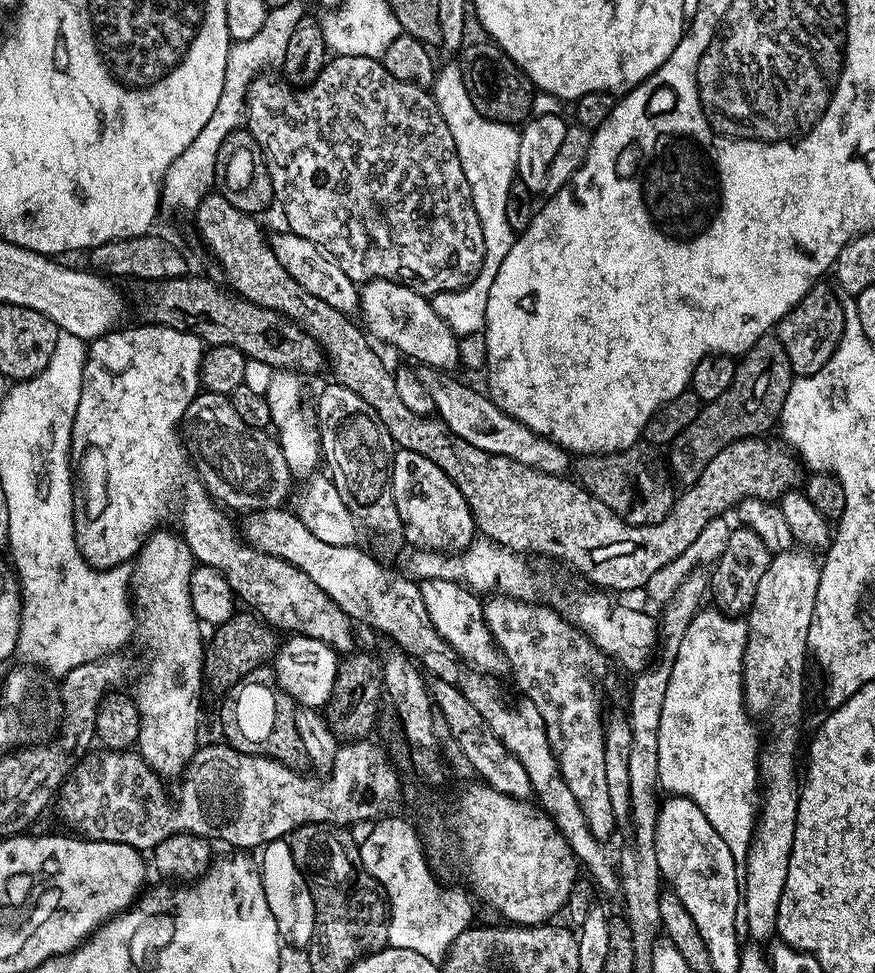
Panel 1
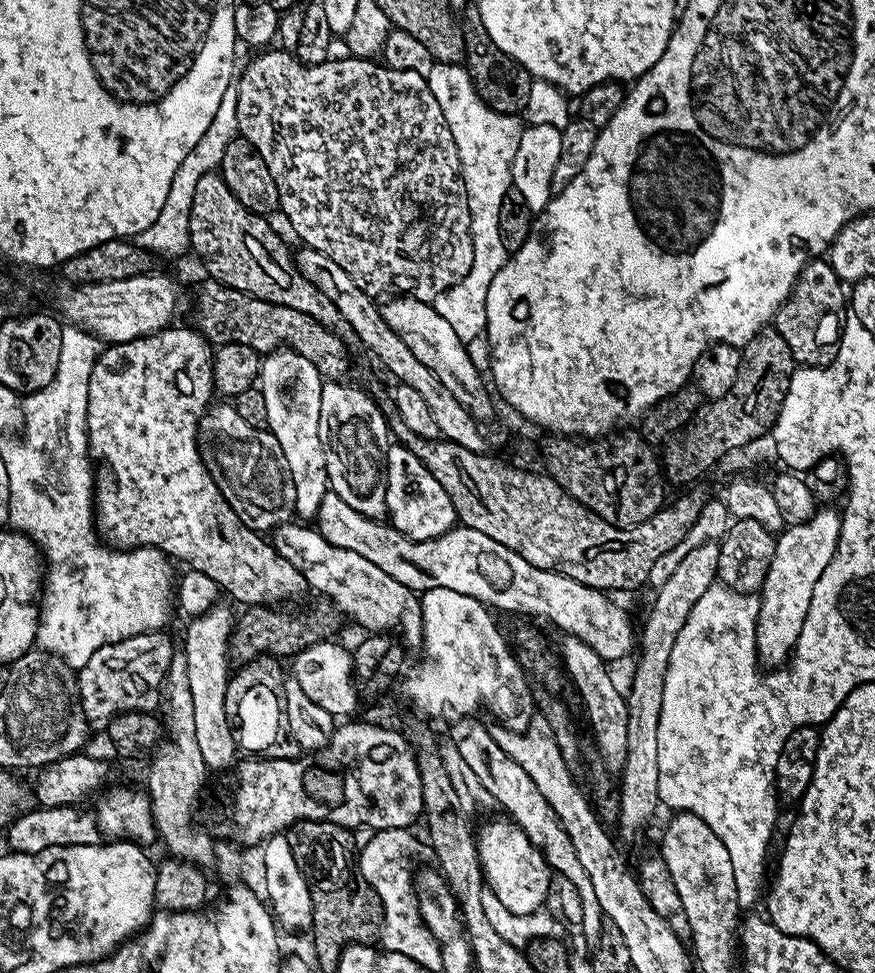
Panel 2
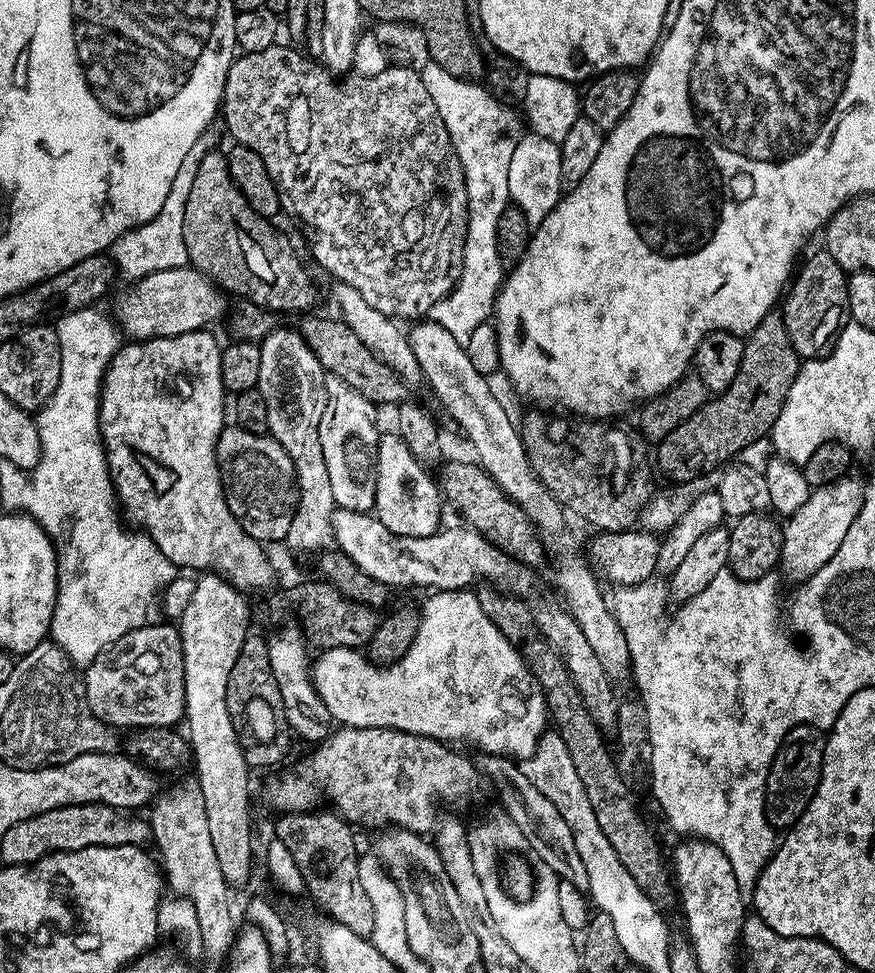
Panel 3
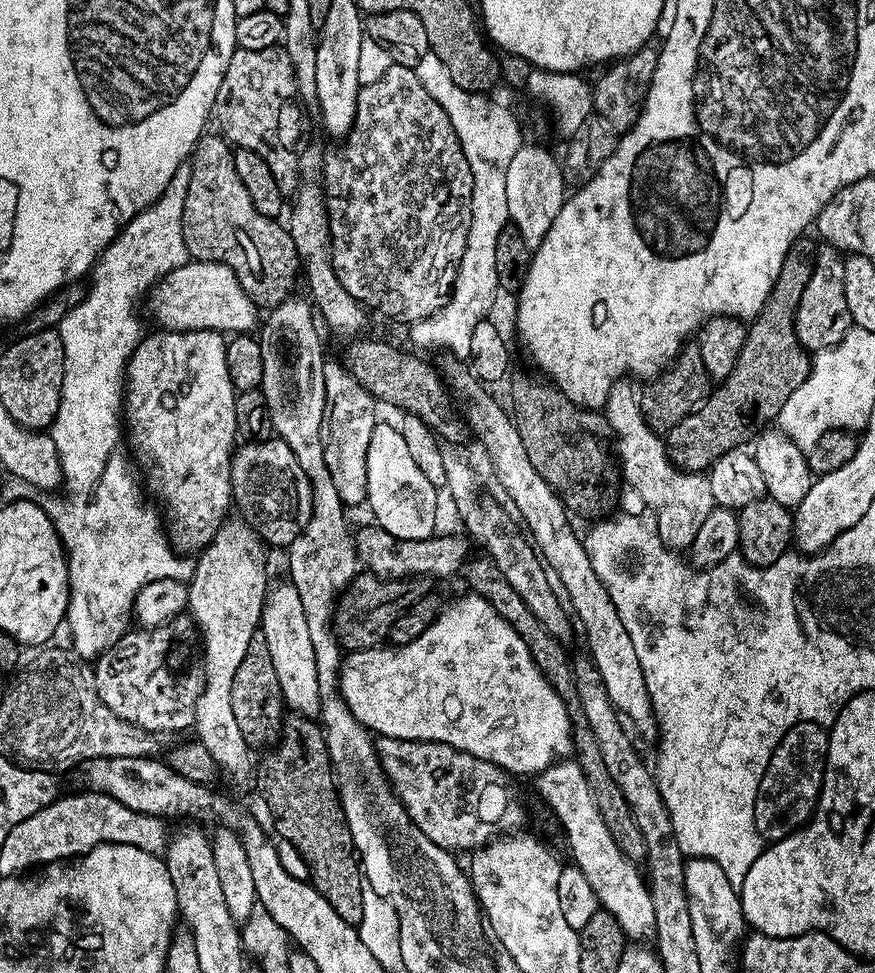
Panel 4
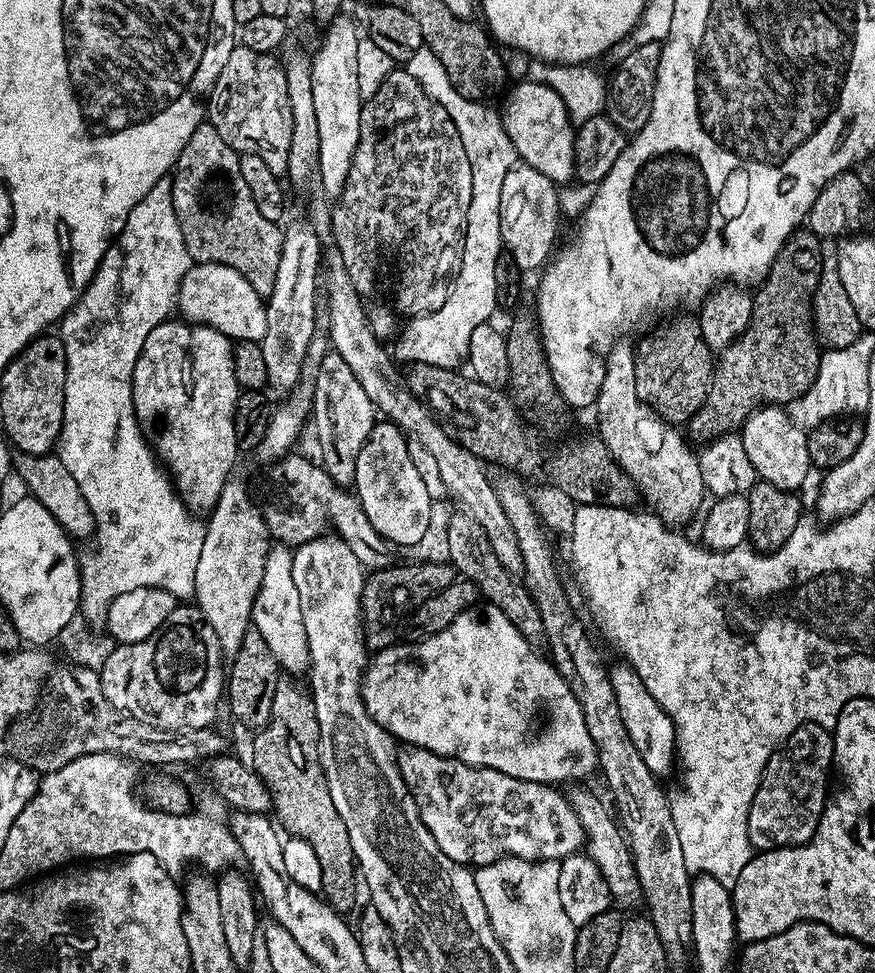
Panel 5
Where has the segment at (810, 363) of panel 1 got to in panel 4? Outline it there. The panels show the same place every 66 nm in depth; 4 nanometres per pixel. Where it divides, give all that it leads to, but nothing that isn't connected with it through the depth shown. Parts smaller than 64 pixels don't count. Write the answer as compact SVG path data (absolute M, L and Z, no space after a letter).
M831 244L819 245L816 261L812 264L810 282L802 290L802 302L798 302L796 311L796 333L802 346L809 350L833 348L849 328L853 327L850 310L846 306L846 270L845 257Z

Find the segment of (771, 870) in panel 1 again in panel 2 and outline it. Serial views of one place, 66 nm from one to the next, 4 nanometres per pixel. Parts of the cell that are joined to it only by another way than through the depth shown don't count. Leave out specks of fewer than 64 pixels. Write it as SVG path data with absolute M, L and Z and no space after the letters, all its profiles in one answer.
M832 506L821 507L806 522L789 524L776 536L774 558L770 558L770 570L766 570L764 585L758 593L760 609L756 623L756 654L759 663L765 669L779 669L791 657L792 650L798 642L798 634L802 634L802 626L806 622L806 614L810 610L810 598L814 598L814 586L818 582L818 578L822 578L822 570L826 570L826 566L830 566L830 558L834 558L834 550L838 546L842 516L839 511L835 512L836 510Z

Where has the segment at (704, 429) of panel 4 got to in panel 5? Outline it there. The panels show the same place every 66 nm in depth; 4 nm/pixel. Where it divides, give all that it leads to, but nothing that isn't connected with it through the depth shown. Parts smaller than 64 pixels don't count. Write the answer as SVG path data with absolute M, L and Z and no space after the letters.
M797 230L784 243L782 250L778 250L767 278L755 289L752 296L752 317L748 328L731 346L719 353L704 404L686 425L687 431L692 431L693 441L696 439L707 442L731 433L749 412L765 406L787 406L810 390L818 374L822 355L822 345L816 339L812 326L812 295L814 290L818 290L818 278L824 261L820 241L821 237L812 232Z

